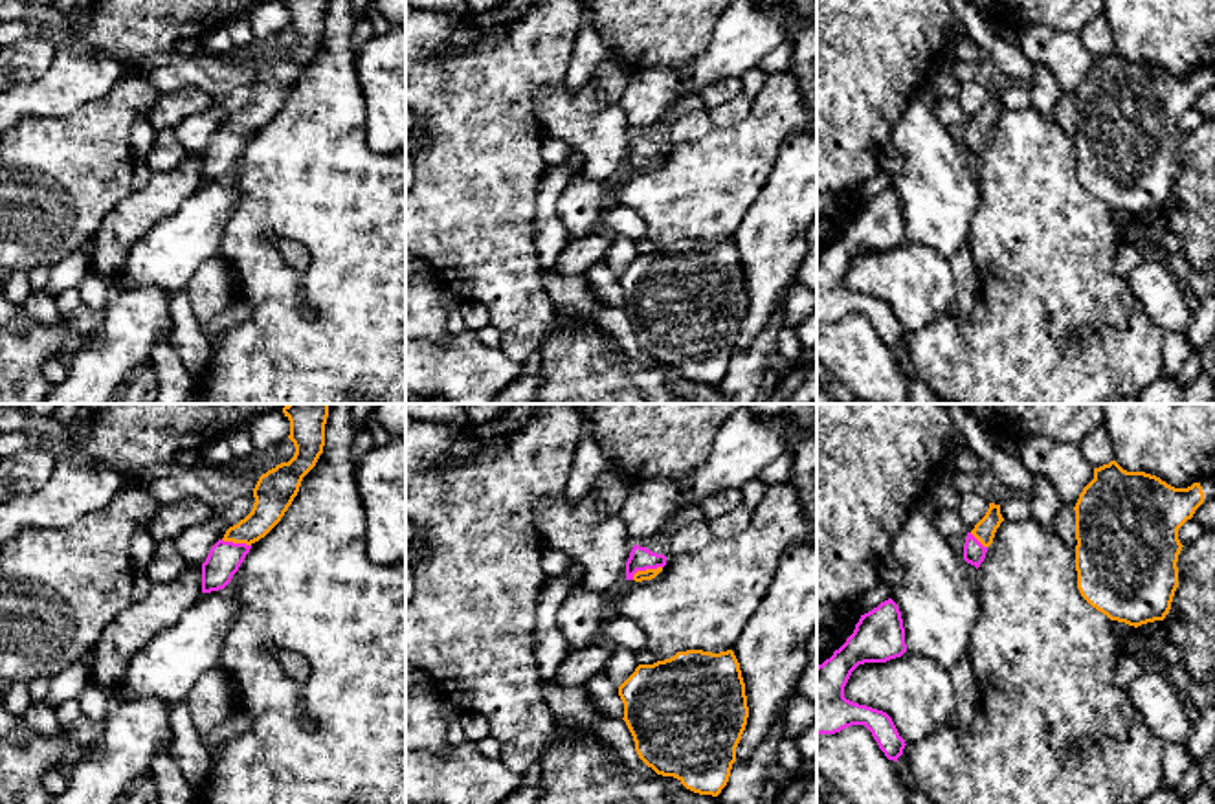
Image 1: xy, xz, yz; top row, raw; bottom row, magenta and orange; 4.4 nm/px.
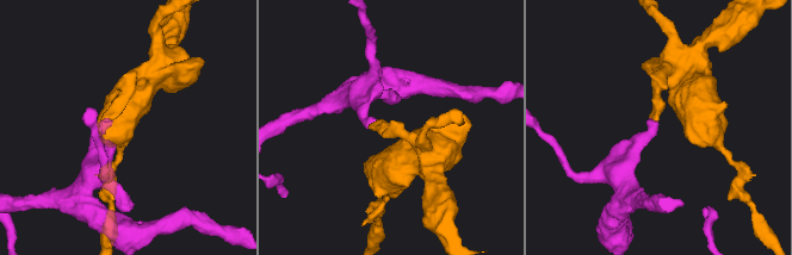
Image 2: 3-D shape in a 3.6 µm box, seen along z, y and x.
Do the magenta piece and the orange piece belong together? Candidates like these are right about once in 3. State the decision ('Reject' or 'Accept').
Accept

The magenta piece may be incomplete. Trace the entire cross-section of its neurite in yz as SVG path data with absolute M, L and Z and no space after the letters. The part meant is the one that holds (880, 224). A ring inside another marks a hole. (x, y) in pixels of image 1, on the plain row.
M892 187L861 204L846 231L817 255L817 323L835 323L852 314L864 314L885 345L897 351L907 332L892 307L846 288L844 275L859 253L886 251L905 240L903 207Z

